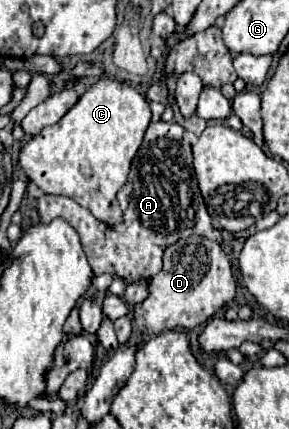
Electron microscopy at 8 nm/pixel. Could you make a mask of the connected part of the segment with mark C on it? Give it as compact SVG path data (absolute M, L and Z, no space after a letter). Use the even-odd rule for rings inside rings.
M101 78L79 98L79 102L55 126L45 126L21 148L18 163L23 168L25 176L31 182L35 182L45 194L67 196L75 200L79 206L87 208L99 222L107 226L117 226L123 222L123 212L115 196L127 182L131 160L135 158L150 122L149 103L135 88L113 78Z

